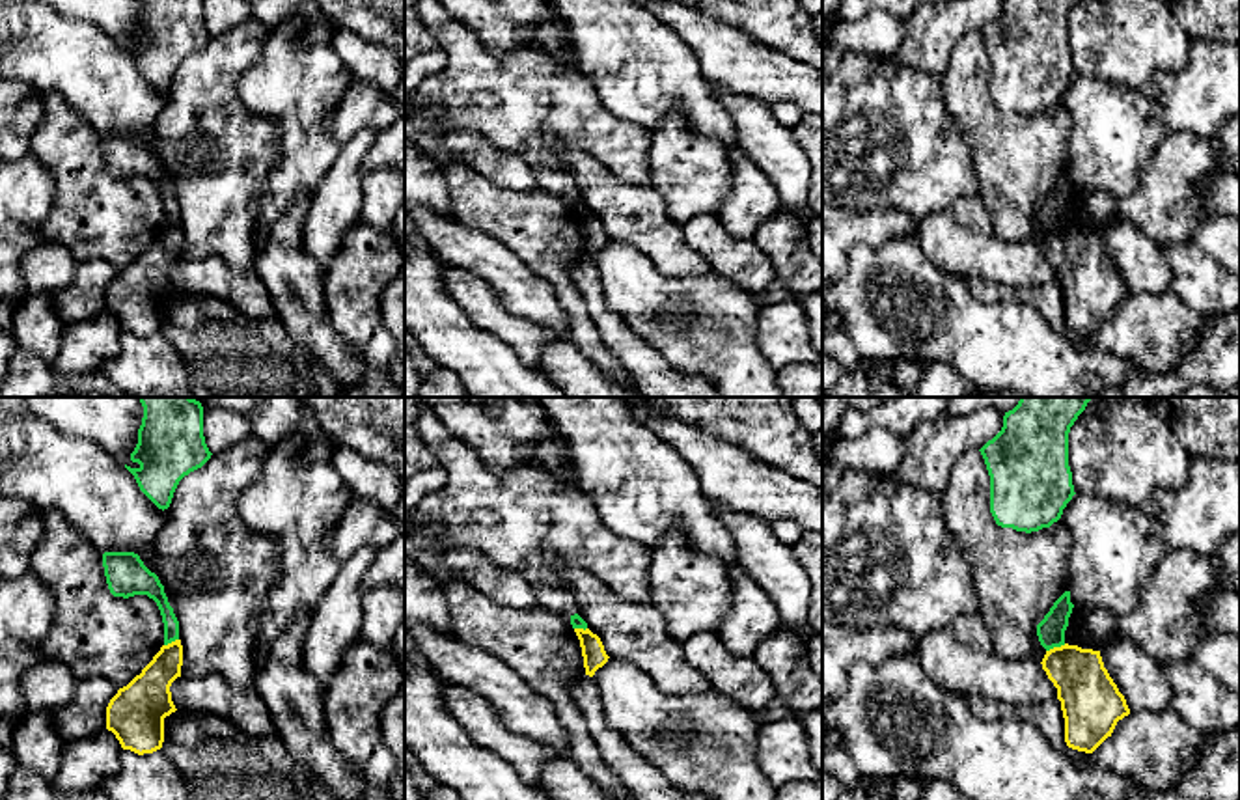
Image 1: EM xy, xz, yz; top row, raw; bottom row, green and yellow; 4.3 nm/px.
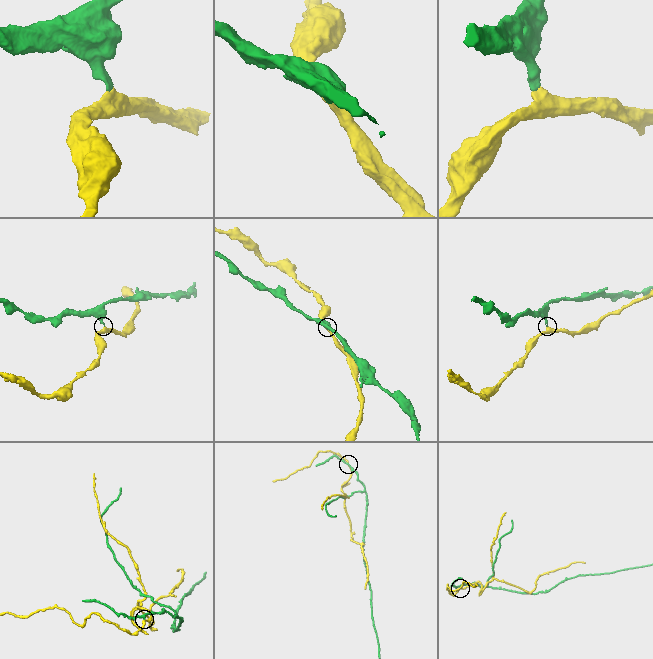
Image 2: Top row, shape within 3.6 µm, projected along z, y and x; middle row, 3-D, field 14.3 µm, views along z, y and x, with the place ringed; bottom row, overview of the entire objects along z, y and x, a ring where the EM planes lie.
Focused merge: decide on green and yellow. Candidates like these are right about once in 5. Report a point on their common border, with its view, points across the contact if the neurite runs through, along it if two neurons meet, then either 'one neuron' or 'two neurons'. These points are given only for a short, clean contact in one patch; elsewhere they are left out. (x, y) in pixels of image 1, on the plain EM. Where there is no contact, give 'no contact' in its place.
contact yz (1056, 228); border yz (1065, 226), (1047, 234); two neurons

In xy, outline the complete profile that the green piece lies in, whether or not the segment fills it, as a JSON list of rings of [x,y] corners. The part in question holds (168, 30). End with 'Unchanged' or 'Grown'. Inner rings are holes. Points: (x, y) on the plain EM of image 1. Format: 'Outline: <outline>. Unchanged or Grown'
Outline: [[[142,0],[138,26],[125,50],[140,73],[158,90],[168,91],[179,63],[201,50],[211,34],[203,19],[203,0]]]. Unchanged

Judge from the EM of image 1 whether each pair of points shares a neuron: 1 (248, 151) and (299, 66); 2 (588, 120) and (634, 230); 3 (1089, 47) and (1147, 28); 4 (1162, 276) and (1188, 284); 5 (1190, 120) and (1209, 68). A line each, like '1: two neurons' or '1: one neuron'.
1: two neurons
2: two neurons
3: one neuron
4: two neurons
5: one neuron

